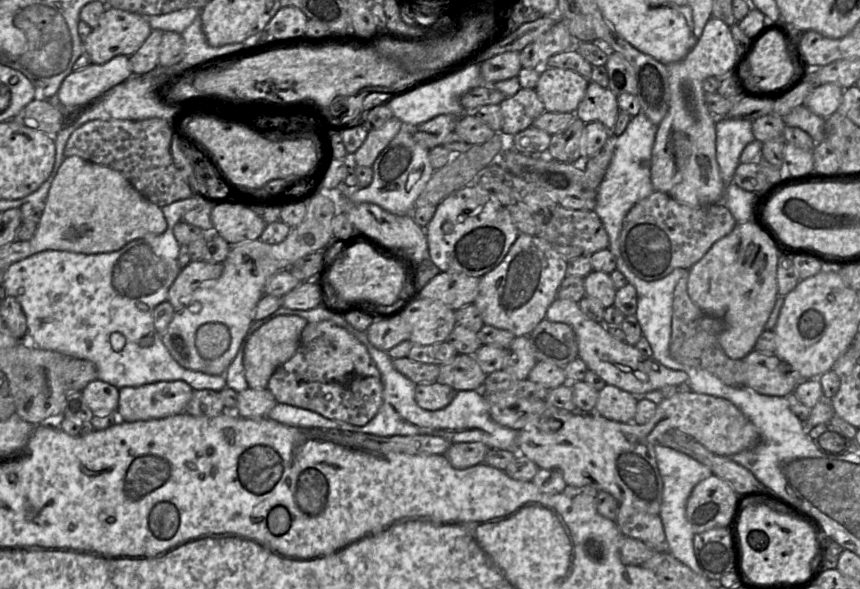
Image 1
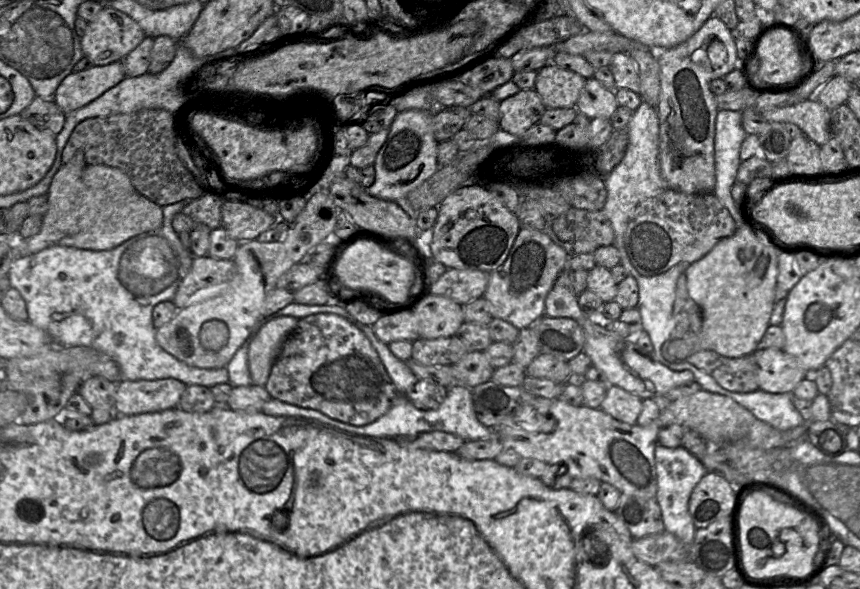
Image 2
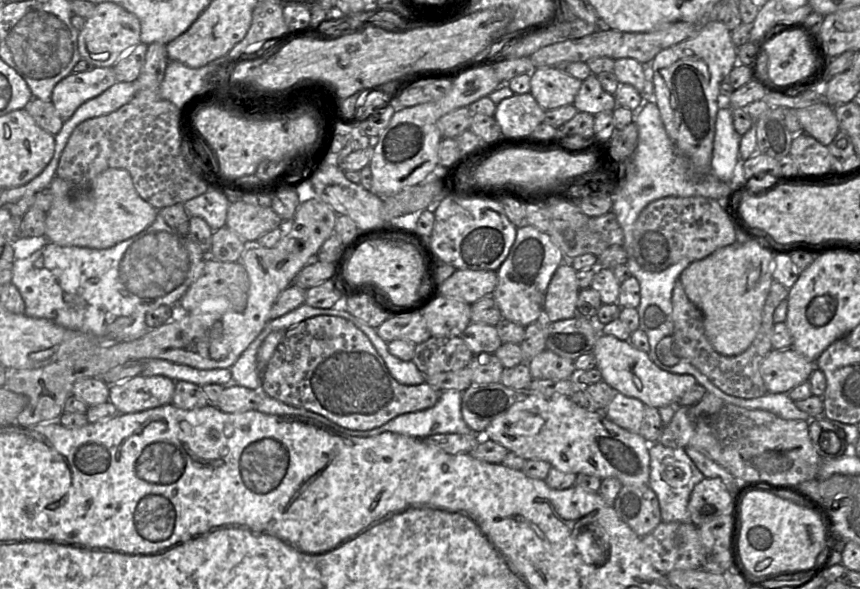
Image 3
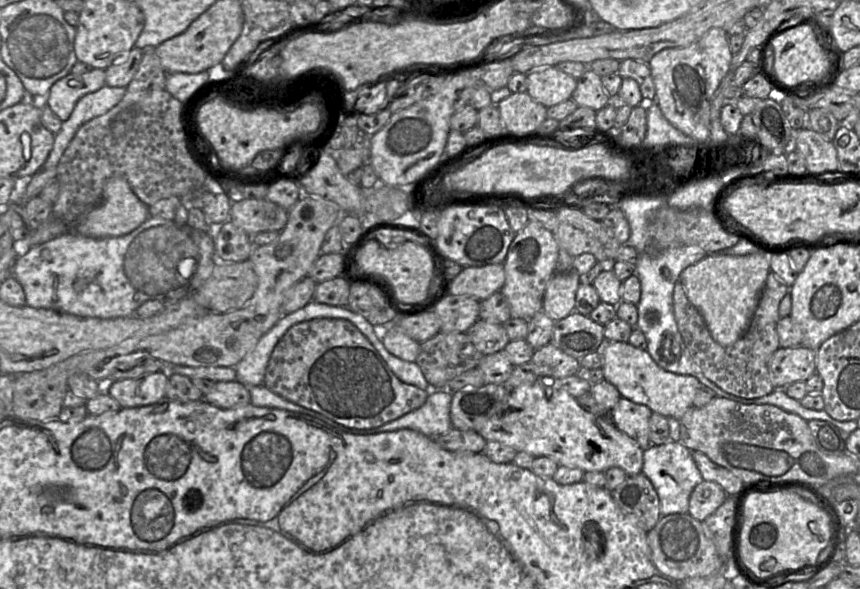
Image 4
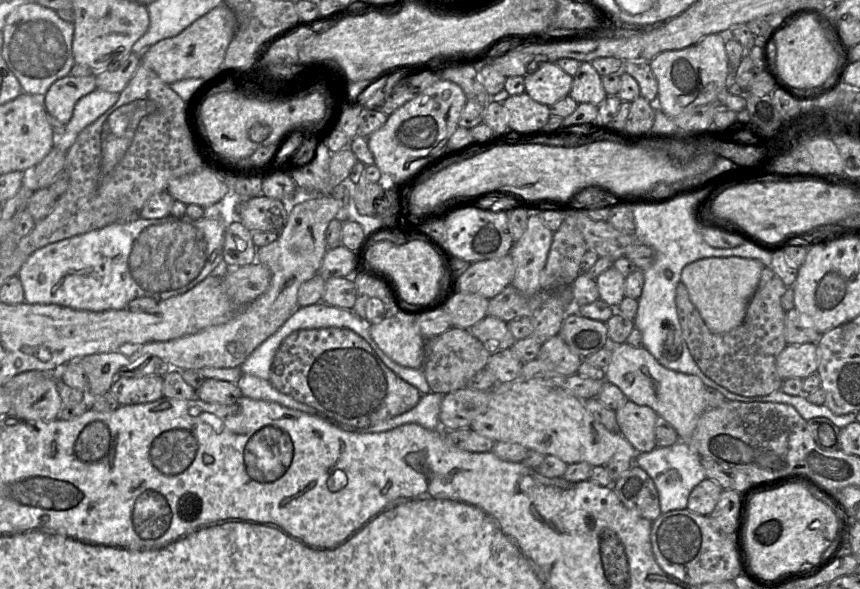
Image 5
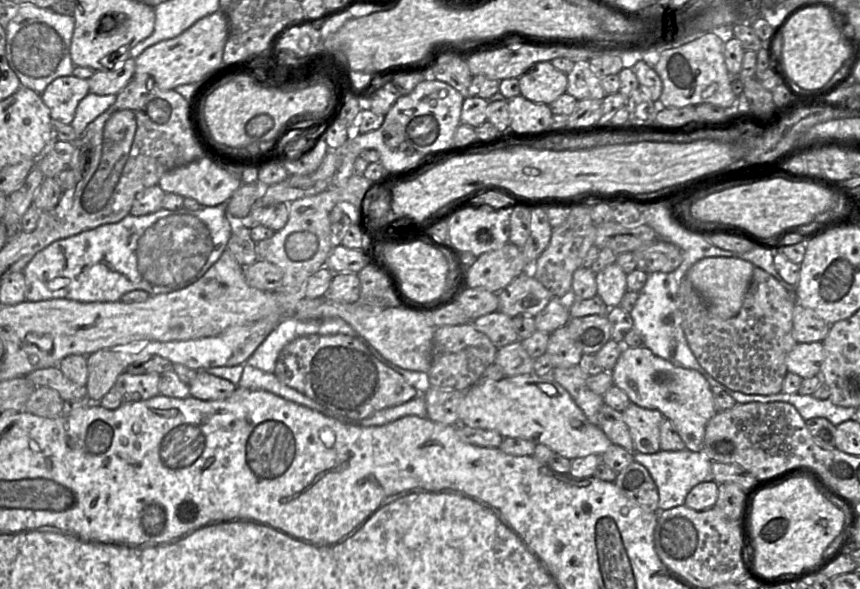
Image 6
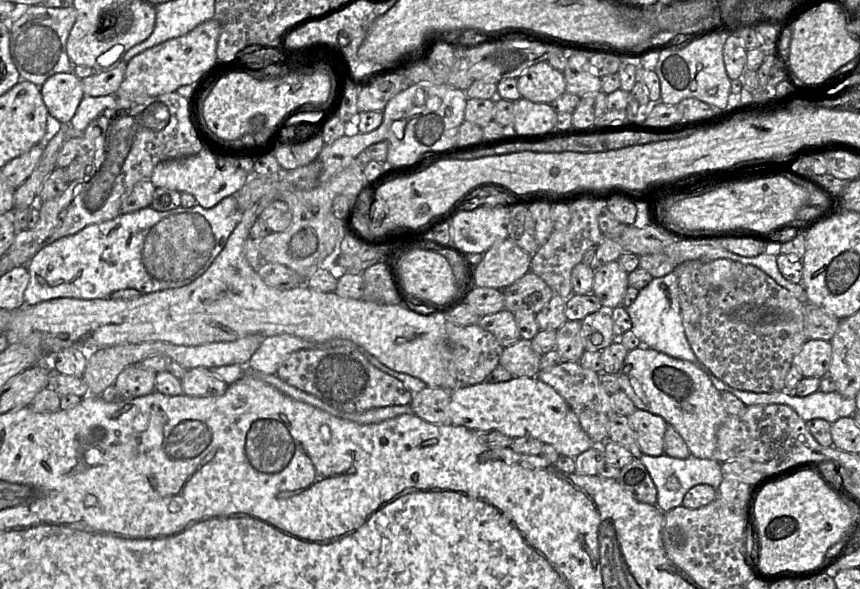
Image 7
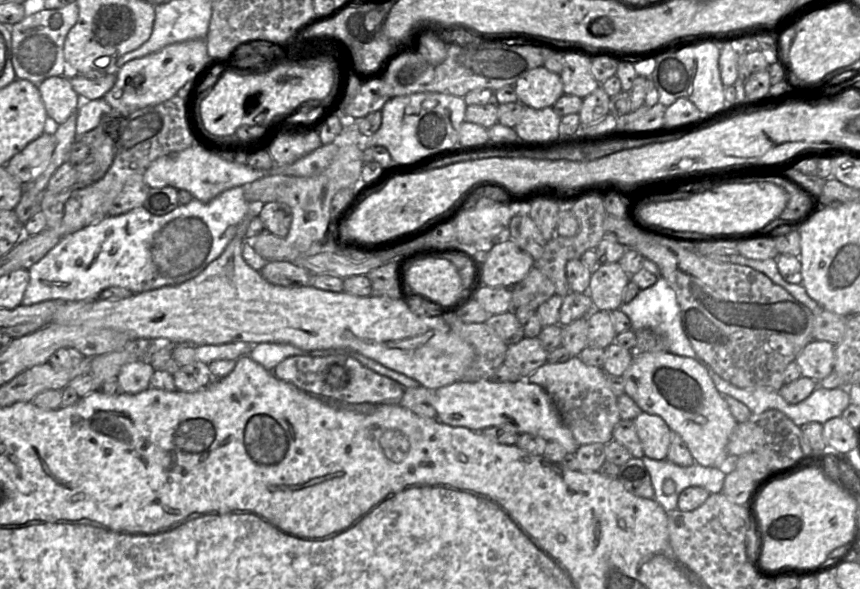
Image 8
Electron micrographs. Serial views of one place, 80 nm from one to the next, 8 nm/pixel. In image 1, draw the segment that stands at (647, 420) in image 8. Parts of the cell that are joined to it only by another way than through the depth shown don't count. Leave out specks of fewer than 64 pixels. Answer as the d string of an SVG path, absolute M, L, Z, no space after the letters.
M606 384L599 390L595 411L598 415L620 423L633 422L638 399L632 393Z

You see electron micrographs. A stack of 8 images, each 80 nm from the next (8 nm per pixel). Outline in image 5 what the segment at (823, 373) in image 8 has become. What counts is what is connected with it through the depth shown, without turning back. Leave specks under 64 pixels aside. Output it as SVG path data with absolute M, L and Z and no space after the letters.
M817 343L787 345L778 355L776 369L783 380L805 379L816 373L819 366Z

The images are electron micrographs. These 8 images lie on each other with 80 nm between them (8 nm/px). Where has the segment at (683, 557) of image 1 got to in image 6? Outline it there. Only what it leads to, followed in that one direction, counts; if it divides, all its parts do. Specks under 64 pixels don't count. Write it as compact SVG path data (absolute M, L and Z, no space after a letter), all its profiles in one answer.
M659 450L653 454L634 452L634 461L642 464L650 473L658 488L659 510L684 504L688 492L698 483L713 480L712 462L703 452Z

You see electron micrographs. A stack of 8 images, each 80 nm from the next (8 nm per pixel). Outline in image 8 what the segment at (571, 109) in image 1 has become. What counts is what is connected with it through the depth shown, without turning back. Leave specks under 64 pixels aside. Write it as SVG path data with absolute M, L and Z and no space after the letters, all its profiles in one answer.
M544 66L528 71L516 81L514 88L518 101L533 109L552 107L564 94L560 74Z

